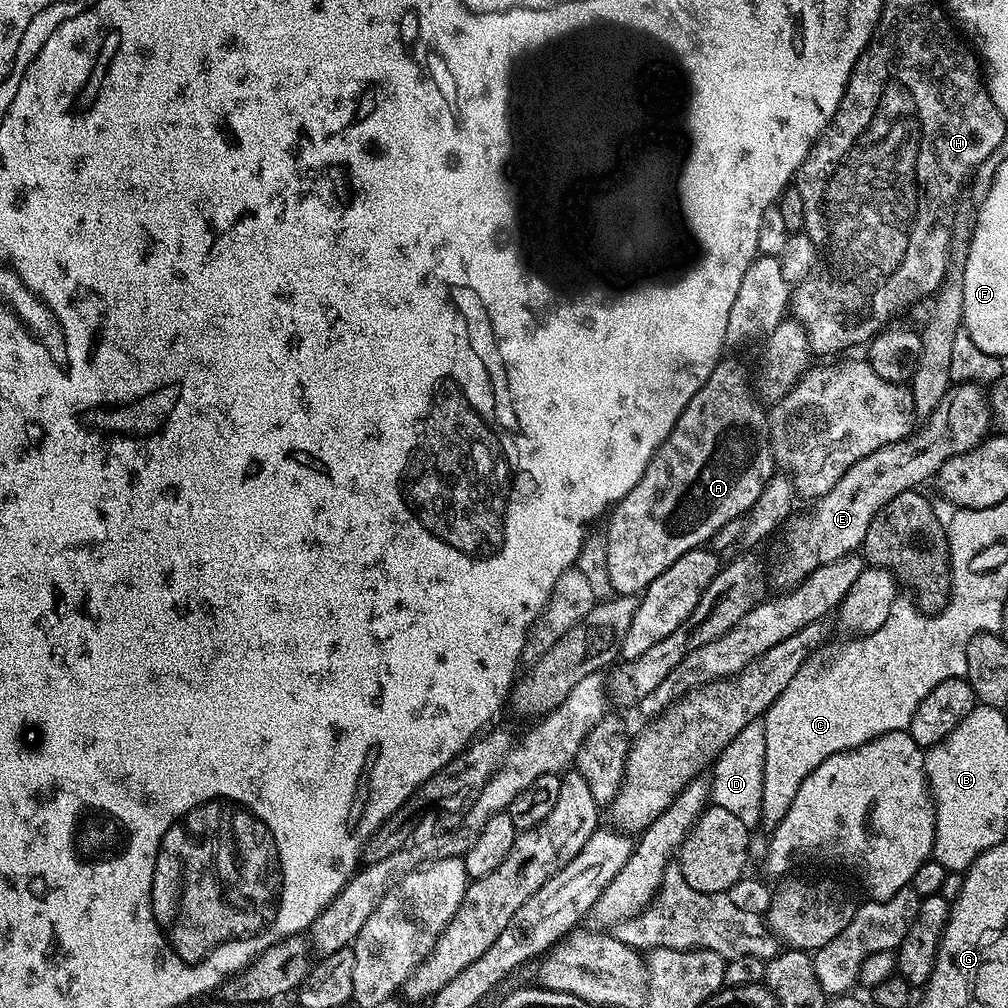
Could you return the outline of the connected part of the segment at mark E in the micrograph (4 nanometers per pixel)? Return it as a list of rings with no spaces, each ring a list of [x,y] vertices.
[[[956,386],[956,408],[952,408],[952,412],[956,412],[956,424],[960,424],[960,428],[956,428],[956,424],[952,424],[952,440],[948,440],[948,444],[940,444],[940,448],[928,448],[928,452],[924,452],[924,456],[916,456],[916,460],[908,460],[908,464],[900,464],[900,456],[888,456],[888,452],[883,448],[878,449],[877,452],[871,452],[869,456],[862,457],[858,462],[854,462],[854,466],[846,469],[838,478],[836,485],[811,505],[816,524],[810,524],[810,530],[816,530],[816,536],[820,540],[824,540],[822,554],[824,554],[824,550],[830,548],[832,557],[835,560],[841,560],[843,556],[855,553],[864,543],[866,530],[870,530],[870,522],[876,517],[877,512],[881,512],[893,498],[898,494],[915,489],[920,486],[916,484],[922,483],[923,480],[928,479],[929,481],[936,469],[948,457],[957,456],[959,452],[969,452],[981,443],[986,434],[984,427],[988,428],[990,424],[990,410],[985,393],[982,394],[979,390],[981,389],[976,386]]]

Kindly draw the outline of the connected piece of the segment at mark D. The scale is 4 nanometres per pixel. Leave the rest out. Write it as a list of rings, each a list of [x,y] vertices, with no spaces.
[[[758,718],[742,728],[738,737],[720,754],[710,772],[711,803],[715,807],[730,810],[750,830],[758,828],[760,824],[765,756],[765,724],[762,718]]]

